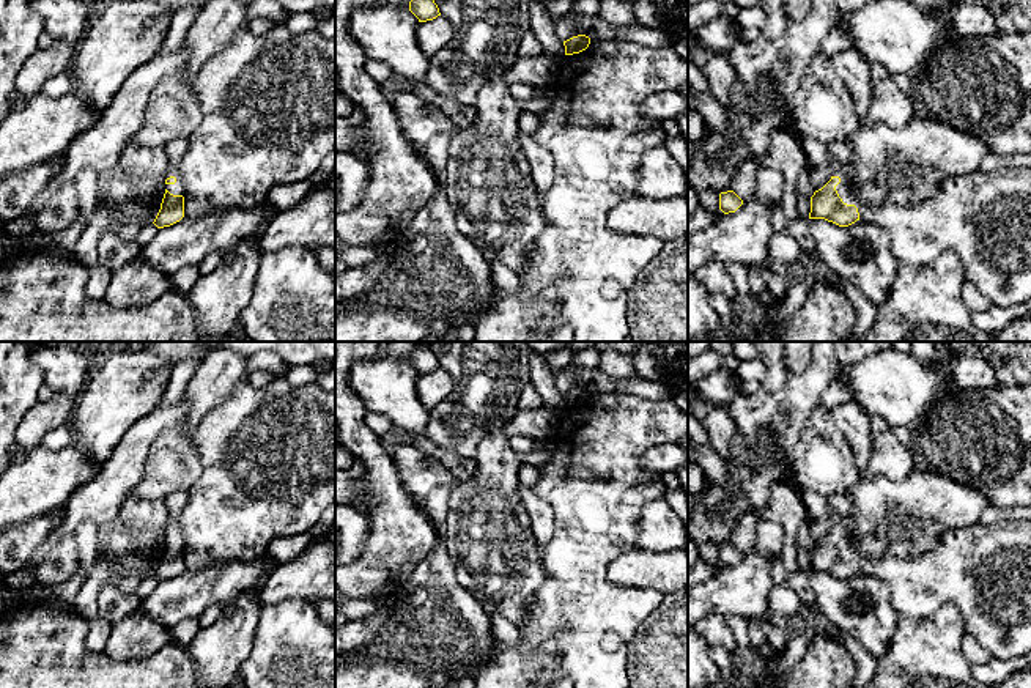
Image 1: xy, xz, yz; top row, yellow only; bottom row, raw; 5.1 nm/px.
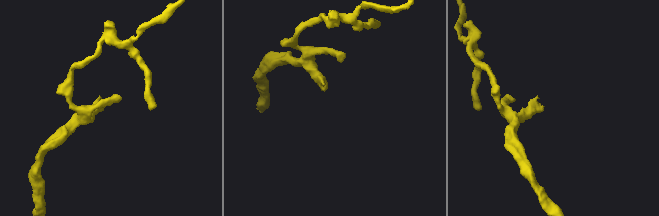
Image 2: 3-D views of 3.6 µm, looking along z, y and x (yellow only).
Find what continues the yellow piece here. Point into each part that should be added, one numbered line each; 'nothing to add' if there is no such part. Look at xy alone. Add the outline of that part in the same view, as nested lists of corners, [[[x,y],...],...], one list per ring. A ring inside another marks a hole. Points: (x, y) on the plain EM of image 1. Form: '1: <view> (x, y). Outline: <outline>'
1: xy (178, 540). Outline: [[[170,516],[167,531],[170,531],[170,529],[175,529],[176,535],[165,537],[167,543],[173,548],[183,548],[186,551],[186,540],[184,540],[183,527],[181,527],[178,516]]]

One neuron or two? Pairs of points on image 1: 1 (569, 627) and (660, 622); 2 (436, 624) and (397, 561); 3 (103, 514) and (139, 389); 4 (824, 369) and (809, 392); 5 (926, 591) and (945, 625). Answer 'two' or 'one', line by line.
1: two
2: two
3: two
4: one
5: two

